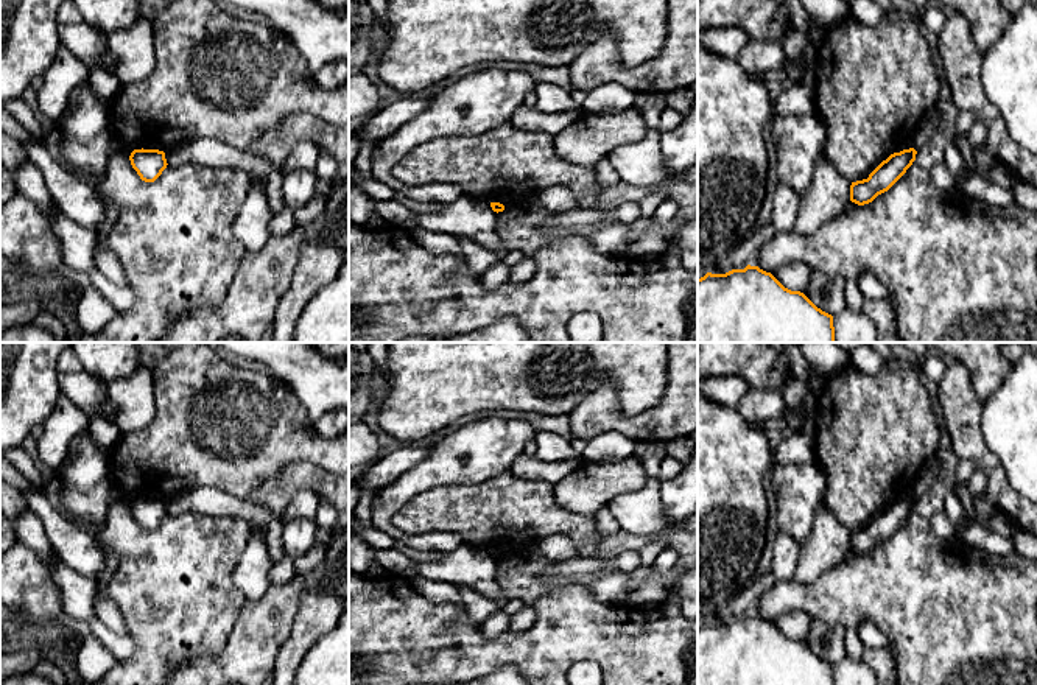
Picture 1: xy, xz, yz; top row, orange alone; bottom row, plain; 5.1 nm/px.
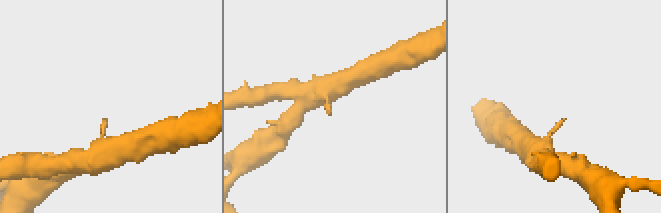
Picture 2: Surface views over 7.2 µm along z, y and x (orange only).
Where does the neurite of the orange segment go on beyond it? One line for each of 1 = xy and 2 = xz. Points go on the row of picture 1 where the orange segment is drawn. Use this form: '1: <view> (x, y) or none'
1: none
2: none

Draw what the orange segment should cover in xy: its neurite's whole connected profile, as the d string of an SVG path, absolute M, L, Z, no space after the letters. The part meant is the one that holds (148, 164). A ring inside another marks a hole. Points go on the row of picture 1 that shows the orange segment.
M134 149L129 160L145 182L154 182L168 165L165 153L159 149Z

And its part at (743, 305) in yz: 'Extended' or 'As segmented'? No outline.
As segmented

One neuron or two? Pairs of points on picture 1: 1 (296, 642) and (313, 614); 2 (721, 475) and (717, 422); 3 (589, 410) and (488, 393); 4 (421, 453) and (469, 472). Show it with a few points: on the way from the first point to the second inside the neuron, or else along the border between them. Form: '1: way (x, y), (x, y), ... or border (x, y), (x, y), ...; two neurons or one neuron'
1: way (302, 635), (313, 620); one neuron
2: way (717, 463), (717, 435); one neuron
3: border (603, 383), (595, 386), (569, 414); two neurons
4: border (432, 449), (422, 460), (397, 477); two neurons

